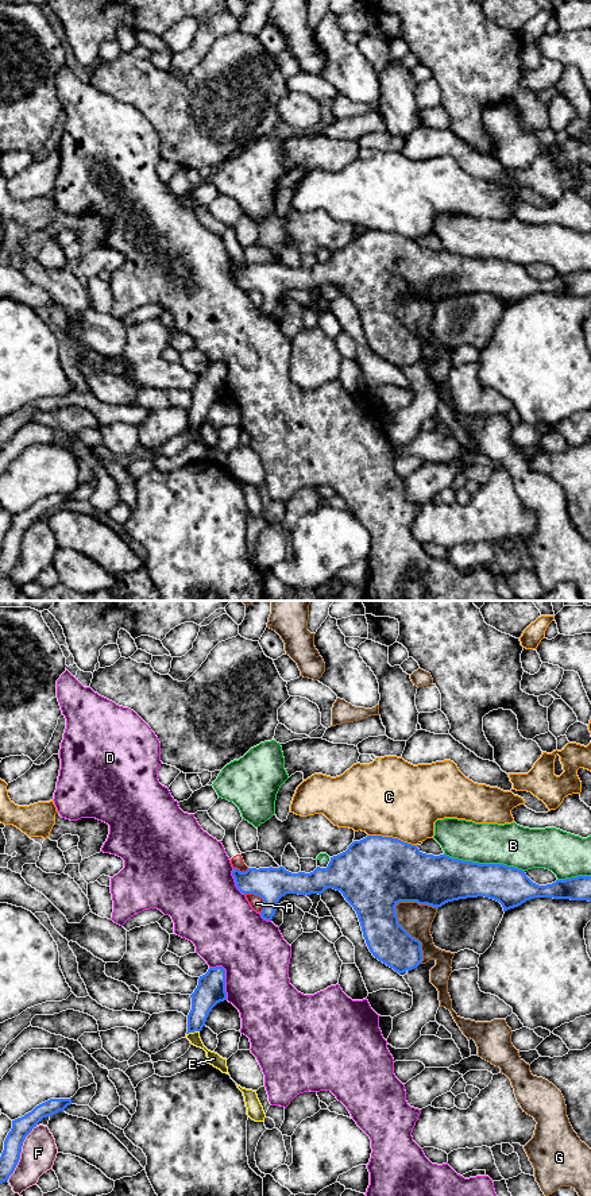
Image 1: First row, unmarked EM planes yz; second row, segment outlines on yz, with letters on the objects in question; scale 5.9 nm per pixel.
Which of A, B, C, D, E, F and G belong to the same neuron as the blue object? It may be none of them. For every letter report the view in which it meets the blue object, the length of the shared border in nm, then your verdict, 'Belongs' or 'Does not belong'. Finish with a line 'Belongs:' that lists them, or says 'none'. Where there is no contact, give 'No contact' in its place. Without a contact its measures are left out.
A: Touches blue in yz. Shared border 160 nm. Does not belong
B: Touches blue in yz. Shared border 500 nm. Does not belong
C: Touches blue in yz. Shared border 300 nm. Does not belong
D: Touches blue in yz. Shared border 220 nm. Does not belong
E: Touches blue in yz. Shared border 80 nm. Does not belong
F: Touches blue in yz. Shared border 380 nm. Does not belong
G: Touches blue in yz. Shared border 400 nm. Does not belong
Belongs: none

